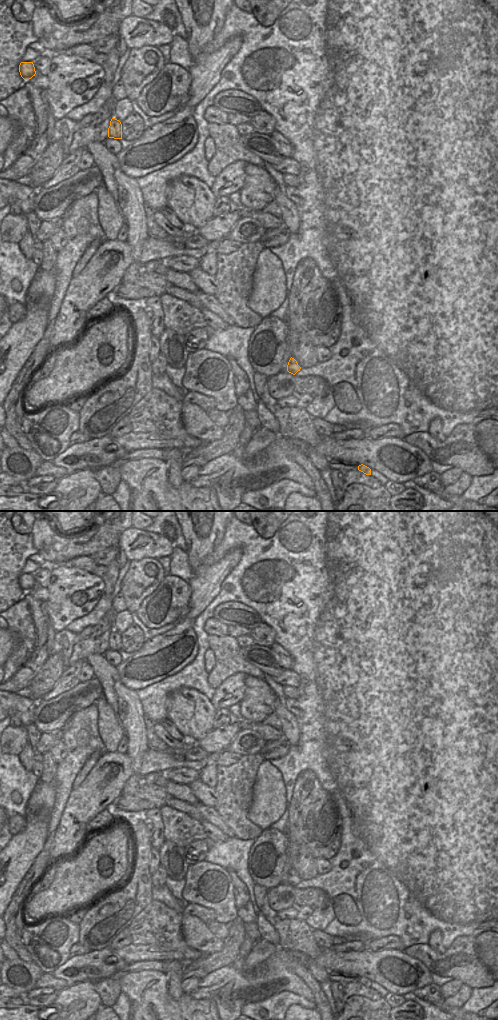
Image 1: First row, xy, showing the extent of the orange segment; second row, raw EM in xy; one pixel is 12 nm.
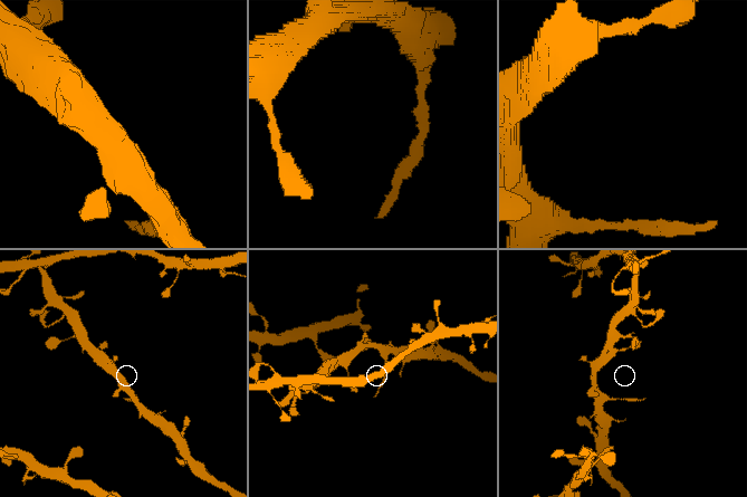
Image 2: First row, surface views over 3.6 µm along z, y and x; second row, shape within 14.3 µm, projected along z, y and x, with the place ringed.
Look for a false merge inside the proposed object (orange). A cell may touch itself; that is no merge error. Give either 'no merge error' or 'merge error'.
merge error

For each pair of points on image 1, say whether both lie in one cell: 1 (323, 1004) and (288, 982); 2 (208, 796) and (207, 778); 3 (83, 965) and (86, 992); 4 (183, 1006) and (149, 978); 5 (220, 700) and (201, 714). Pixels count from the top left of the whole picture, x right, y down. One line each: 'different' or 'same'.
1: different
2: different
3: different
4: same
5: different

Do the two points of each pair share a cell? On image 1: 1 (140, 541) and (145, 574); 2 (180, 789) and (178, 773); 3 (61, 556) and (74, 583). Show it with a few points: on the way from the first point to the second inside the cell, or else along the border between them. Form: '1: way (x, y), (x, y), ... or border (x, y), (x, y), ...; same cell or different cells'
1: border (157, 558), (133, 559), (130, 562); different cells
2: border (164, 773), (169, 779), (187, 785); different cells
3: border (64, 563), (51, 567); different cells

